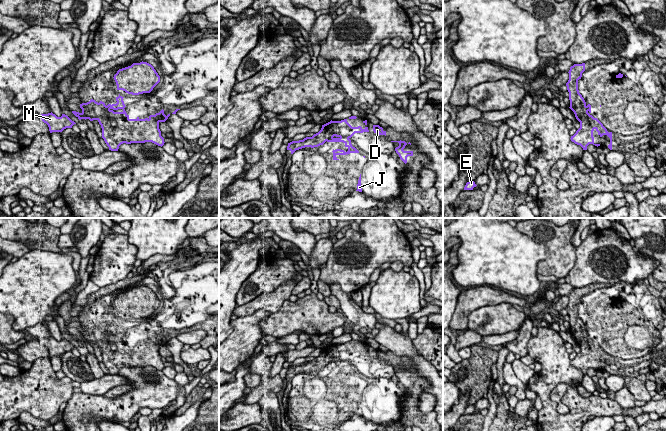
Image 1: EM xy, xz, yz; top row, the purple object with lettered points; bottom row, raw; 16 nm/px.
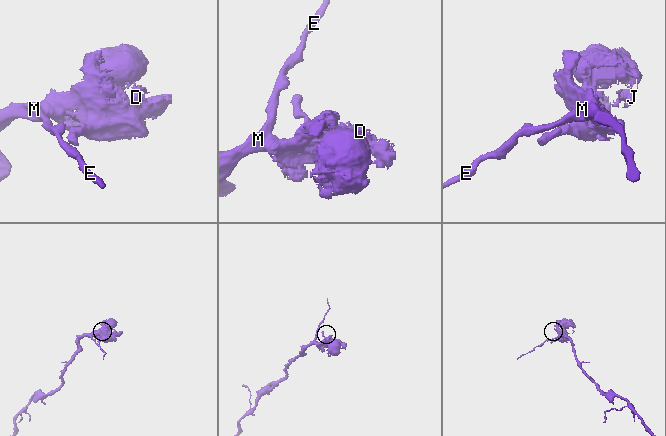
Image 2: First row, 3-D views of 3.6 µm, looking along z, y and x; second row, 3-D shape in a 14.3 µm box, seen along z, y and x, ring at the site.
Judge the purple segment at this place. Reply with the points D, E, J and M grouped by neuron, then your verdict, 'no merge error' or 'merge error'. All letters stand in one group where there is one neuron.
groups D E J M; no merge error

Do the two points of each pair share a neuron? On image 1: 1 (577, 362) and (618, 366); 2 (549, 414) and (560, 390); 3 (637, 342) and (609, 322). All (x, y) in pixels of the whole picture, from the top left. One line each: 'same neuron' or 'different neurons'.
1: same neuron
2: different neurons
3: same neuron

